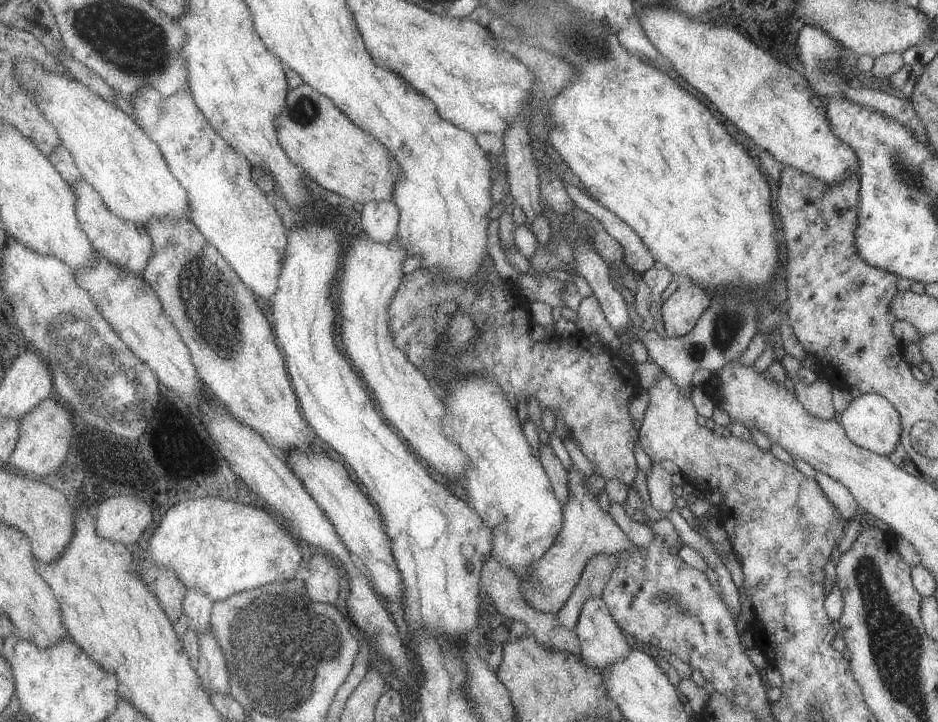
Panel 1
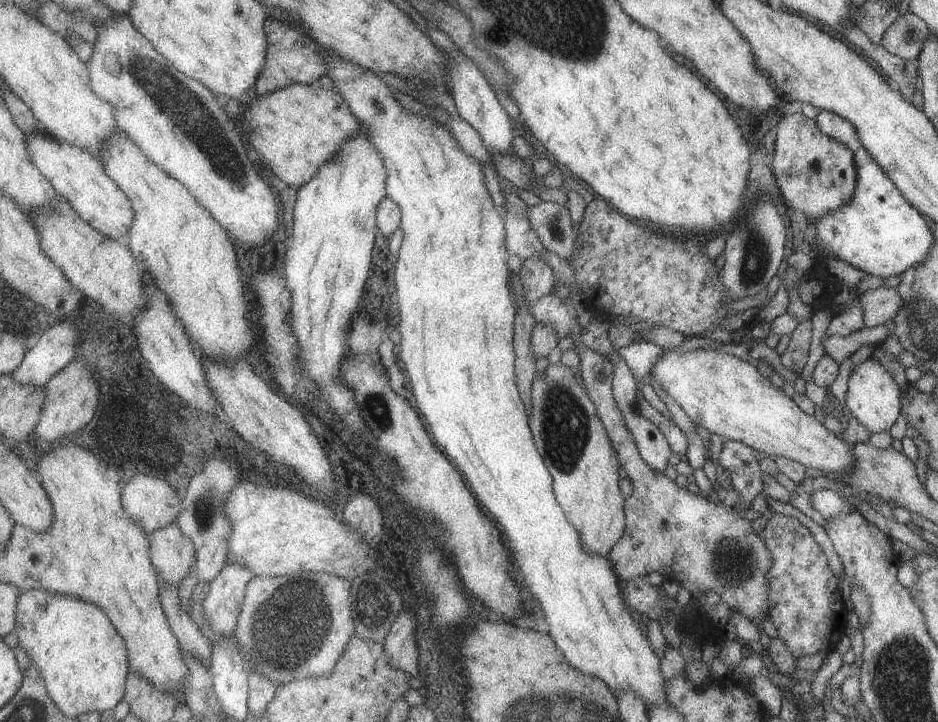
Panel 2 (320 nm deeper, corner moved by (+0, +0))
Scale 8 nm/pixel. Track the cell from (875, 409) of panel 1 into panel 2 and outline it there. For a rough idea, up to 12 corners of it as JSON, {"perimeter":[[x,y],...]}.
{"perimeter":[[871,355],[850,370],[844,404],[870,434],[902,408],[893,376]]}

